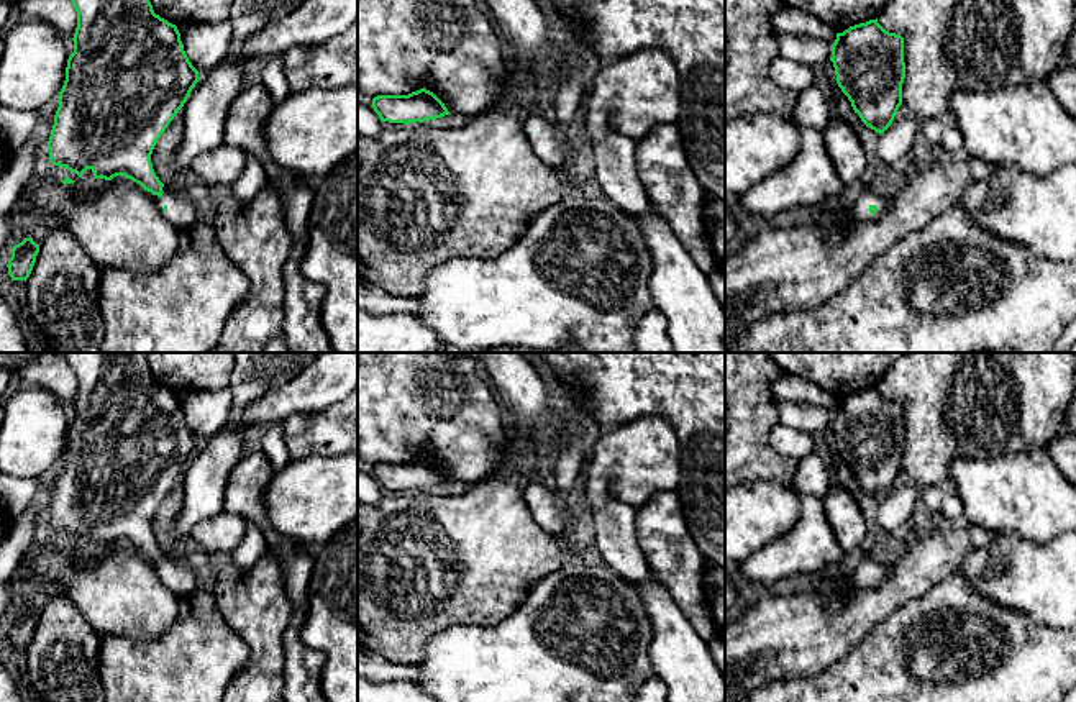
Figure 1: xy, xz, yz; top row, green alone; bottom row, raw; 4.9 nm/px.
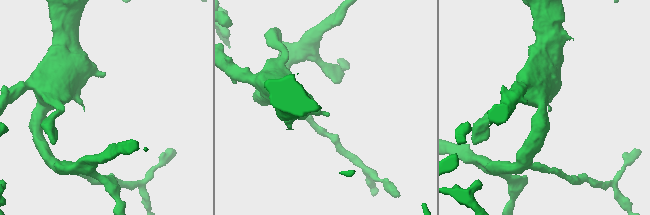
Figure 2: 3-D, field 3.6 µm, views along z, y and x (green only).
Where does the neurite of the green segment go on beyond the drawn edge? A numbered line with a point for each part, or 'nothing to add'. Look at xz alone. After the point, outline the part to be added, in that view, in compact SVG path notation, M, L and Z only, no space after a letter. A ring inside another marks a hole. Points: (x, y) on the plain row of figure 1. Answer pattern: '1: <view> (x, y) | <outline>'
nothing to add

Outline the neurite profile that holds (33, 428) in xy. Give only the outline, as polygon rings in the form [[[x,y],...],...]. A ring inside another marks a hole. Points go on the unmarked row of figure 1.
[[[23,385],[3,405],[0,472],[36,479],[56,466],[66,448],[67,413],[59,397],[38,385]]]

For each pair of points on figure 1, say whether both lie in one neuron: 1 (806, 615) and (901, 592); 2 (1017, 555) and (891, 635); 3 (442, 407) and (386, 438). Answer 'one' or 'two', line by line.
1: one
2: two
3: one

